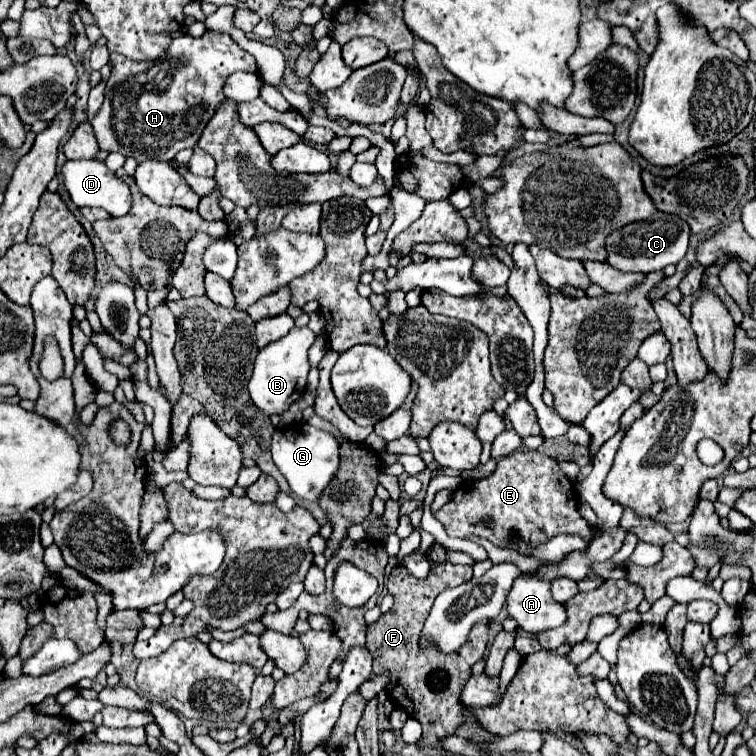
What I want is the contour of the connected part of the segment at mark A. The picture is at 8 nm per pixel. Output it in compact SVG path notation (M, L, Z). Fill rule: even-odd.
M530 575L516 579L506 609L526 633L540 633L566 623L566 607L552 599L550 585Z

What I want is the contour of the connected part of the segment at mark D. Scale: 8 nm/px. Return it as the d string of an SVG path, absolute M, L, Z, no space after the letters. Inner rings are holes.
M84 159L66 161L62 167L62 179L64 179L64 185L66 185L72 201L78 207L100 207L100 209L106 209L112 217L120 217L132 205L128 185L122 179L118 179L104 163L100 163L96 159L94 161L84 161Z

